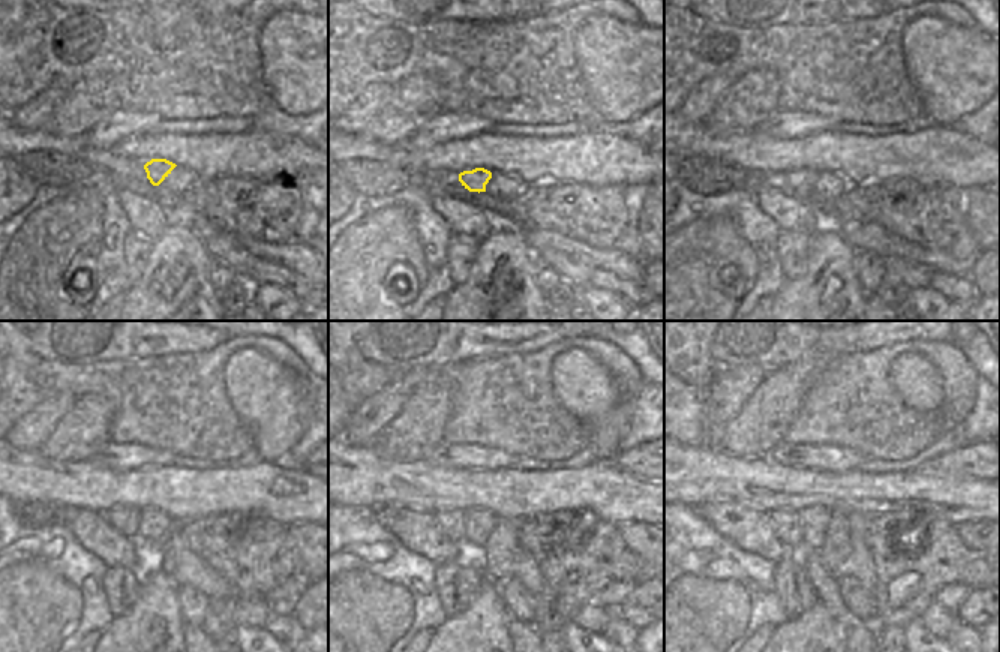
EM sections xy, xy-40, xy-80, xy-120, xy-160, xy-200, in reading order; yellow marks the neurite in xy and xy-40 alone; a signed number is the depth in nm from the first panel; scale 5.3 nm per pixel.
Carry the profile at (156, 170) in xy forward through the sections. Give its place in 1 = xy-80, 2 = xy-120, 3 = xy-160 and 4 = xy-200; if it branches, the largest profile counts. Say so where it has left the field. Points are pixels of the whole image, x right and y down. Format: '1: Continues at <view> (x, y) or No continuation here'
1: Continues at xy-80 (799, 183)
2: Continues at xy-120 (125, 519)
3: Continues at xy-160 (452, 522)
4: Continues at xy-200 (787, 525)

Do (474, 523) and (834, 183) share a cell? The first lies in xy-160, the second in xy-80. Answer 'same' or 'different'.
same

